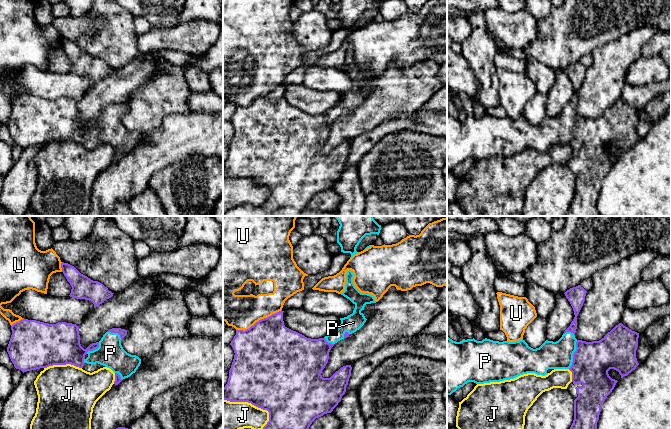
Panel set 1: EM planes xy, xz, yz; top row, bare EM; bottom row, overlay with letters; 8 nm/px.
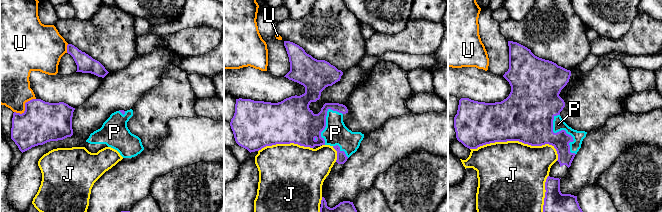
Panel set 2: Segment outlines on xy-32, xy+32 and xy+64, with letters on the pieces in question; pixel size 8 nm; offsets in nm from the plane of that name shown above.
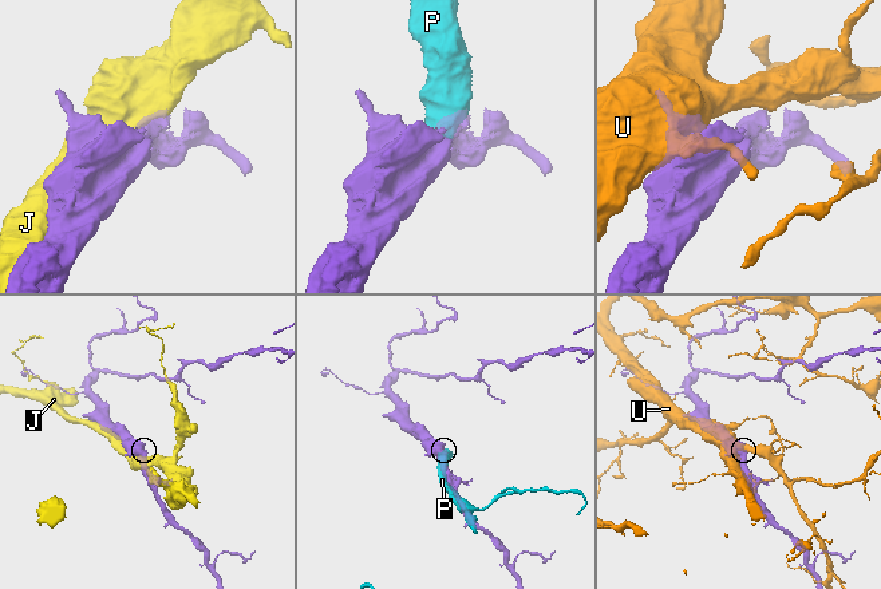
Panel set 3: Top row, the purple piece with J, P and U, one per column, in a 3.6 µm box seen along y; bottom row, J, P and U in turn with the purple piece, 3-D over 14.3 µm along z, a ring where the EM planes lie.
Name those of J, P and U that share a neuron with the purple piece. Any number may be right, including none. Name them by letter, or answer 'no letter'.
P

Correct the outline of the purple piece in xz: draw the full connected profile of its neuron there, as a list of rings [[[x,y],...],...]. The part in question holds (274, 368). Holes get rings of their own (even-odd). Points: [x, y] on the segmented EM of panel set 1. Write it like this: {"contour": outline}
{"contour": [[[348,270],[345,290],[341,293],[355,305],[353,313],[340,318],[340,327],[324,338],[307,338],[287,328],[284,325],[282,310],[259,320],[245,331],[236,330],[236,335],[230,343],[235,355],[229,370],[228,382],[223,388],[223,399],[230,402],[248,402],[258,408],[267,410],[269,412],[269,421],[263,429],[309,429],[316,418],[331,413],[346,392],[352,367],[351,365],[343,366],[330,378],[323,378],[321,373],[328,363],[329,352],[335,343],[349,337],[350,334],[364,325],[367,319],[361,311],[364,310],[366,304],[376,303],[373,295],[361,293],[355,287],[353,278],[353,271]]]}

